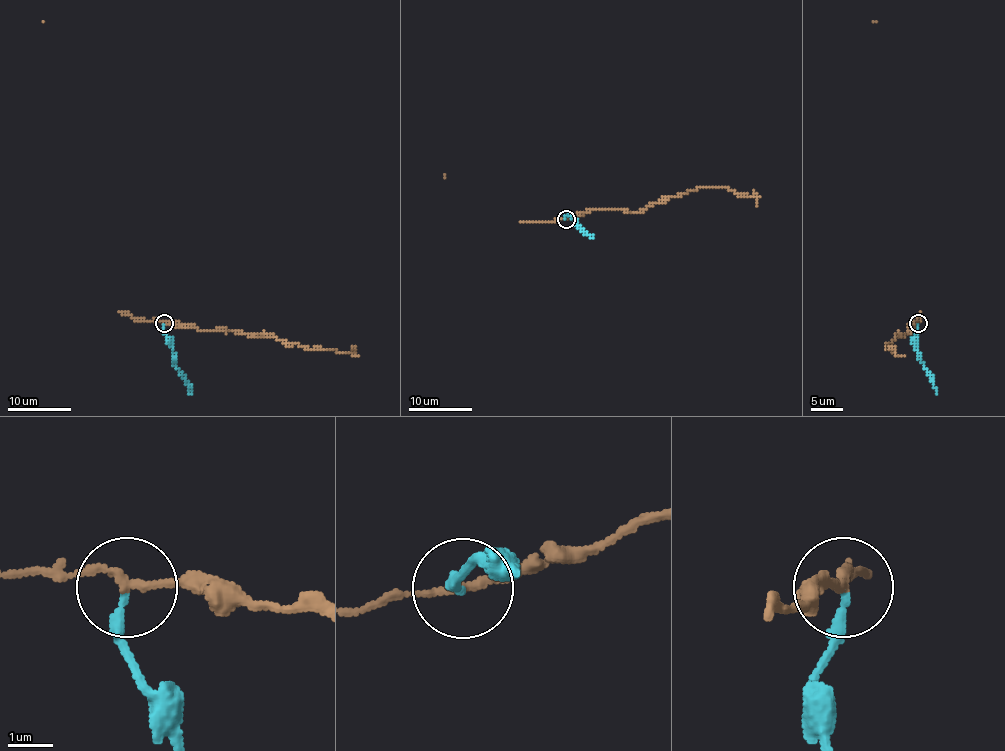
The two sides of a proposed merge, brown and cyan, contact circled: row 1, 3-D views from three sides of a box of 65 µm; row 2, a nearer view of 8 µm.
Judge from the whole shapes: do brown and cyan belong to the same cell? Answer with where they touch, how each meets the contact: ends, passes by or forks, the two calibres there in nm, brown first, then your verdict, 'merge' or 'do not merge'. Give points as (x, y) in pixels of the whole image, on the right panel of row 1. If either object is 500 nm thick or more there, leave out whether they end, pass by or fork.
(918, 323) | brown passes by | cyan ends | 180/200 nm | do not merge

